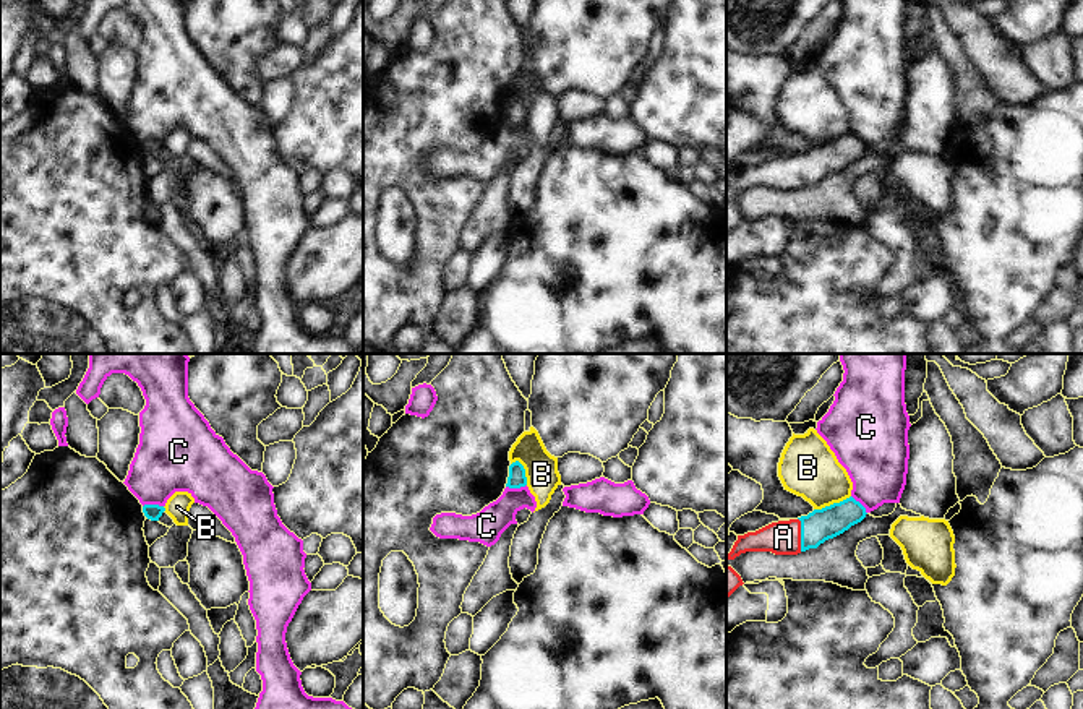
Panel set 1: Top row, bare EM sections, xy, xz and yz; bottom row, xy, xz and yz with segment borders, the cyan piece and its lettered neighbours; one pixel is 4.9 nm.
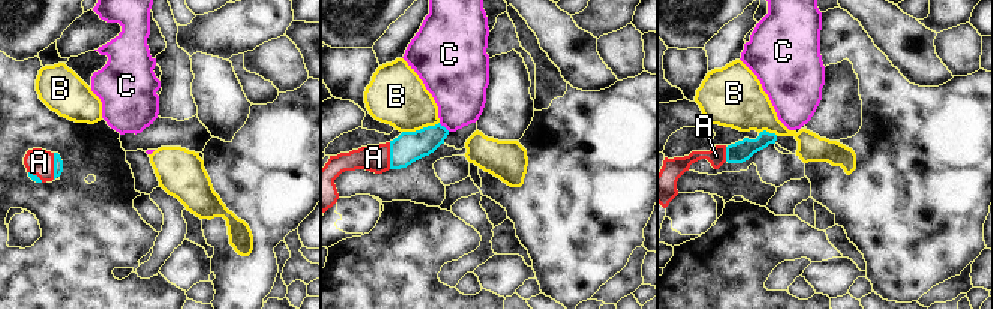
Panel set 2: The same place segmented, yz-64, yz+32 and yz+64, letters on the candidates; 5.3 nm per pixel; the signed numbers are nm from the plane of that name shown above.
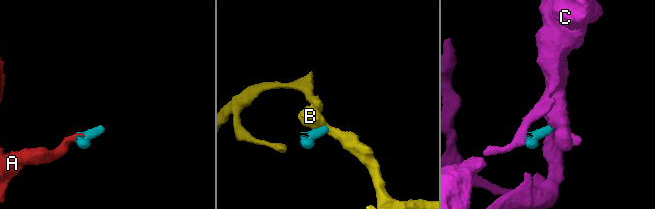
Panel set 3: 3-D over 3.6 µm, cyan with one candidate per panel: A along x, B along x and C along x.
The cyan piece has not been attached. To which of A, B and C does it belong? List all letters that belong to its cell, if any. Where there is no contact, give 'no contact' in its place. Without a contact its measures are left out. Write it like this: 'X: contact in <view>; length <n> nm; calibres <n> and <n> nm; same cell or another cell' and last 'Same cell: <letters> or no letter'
A: contact in yz; length 170 nm; calibres 160 and 170 nm; same cell
B: contact in yz; length 200 nm; calibres 160 and 300 nm; another cell
C: contact in xy; length 100 nm; calibres 80 and 340 nm; another cell
Same cell: A

